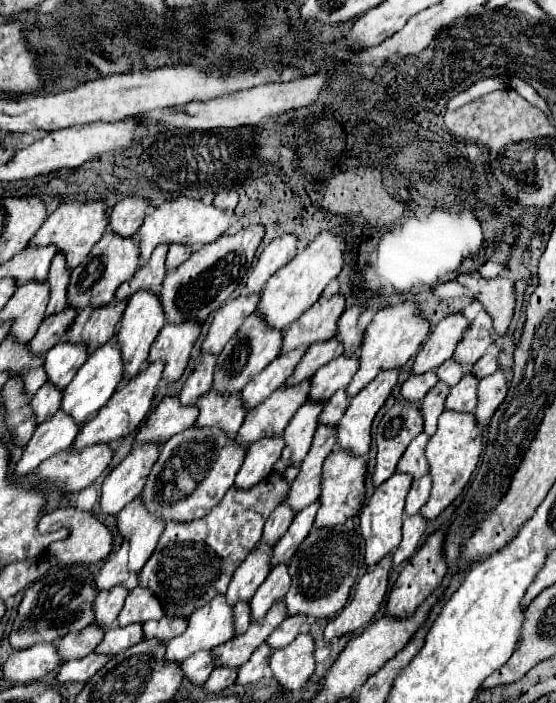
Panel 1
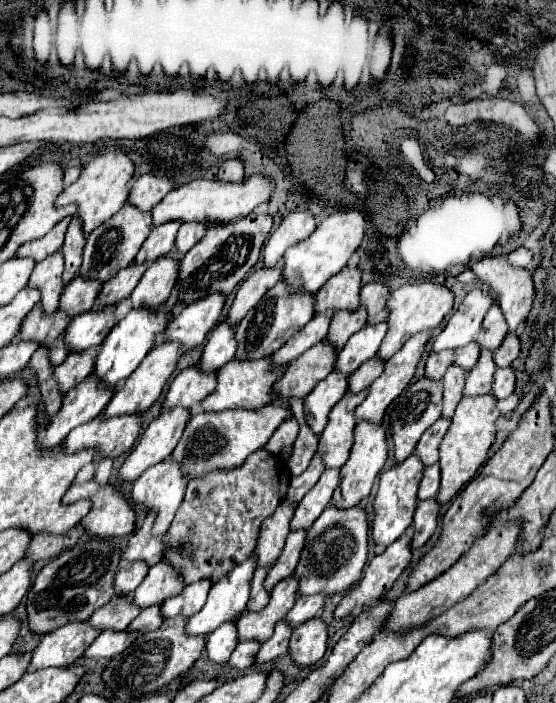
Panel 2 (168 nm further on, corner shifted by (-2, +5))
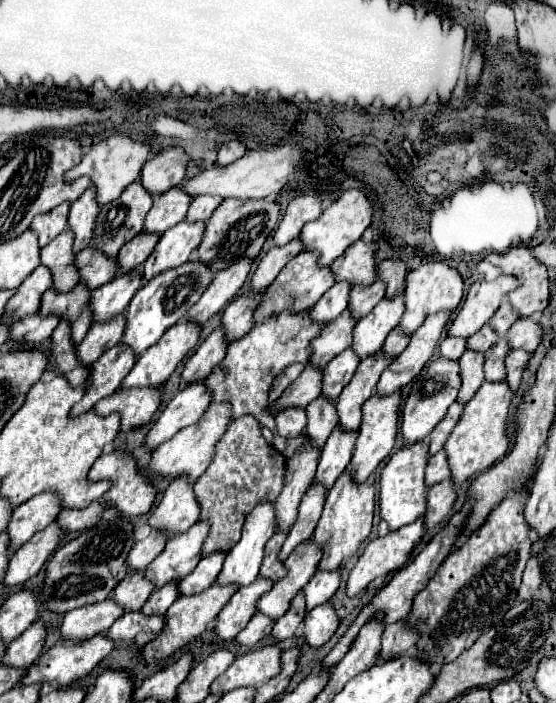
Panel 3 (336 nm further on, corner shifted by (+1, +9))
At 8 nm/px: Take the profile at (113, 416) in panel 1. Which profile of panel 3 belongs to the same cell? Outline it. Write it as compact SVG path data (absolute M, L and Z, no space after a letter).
M184 320L182 324L174 324L150 352L138 356L134 368L124 378L126 388L144 388L144 386L162 386L176 366L188 356L190 350L198 344L200 328L198 324L190 324Z

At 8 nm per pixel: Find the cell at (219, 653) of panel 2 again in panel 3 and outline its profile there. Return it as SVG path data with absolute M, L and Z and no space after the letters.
M258 574L258 580L254 584L248 584L246 588L240 588L228 604L220 610L216 618L216 632L222 640L232 640L238 636L238 632L248 624L248 620L256 614L258 600L270 592L272 580Z

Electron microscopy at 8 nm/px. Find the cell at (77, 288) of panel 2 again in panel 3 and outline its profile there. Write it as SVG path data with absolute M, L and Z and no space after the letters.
M90 246L78 252L76 266L80 270L80 282L84 282L90 290L96 290L102 284L110 282L118 272L116 260L106 260L102 252L94 252Z

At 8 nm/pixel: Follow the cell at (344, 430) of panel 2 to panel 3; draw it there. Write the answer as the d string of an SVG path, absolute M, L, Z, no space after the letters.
M376 352L374 356L368 356L366 360L360 362L354 378L338 396L340 426L344 430L358 430L362 422L362 404L376 392L380 374L392 360L394 358L386 356L384 352Z

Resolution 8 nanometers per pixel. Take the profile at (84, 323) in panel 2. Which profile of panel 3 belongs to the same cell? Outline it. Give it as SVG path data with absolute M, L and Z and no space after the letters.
M134 268L134 272L126 272L126 276L116 276L102 288L94 290L90 300L94 322L106 322L118 316L130 304L140 286L142 286L142 270Z

